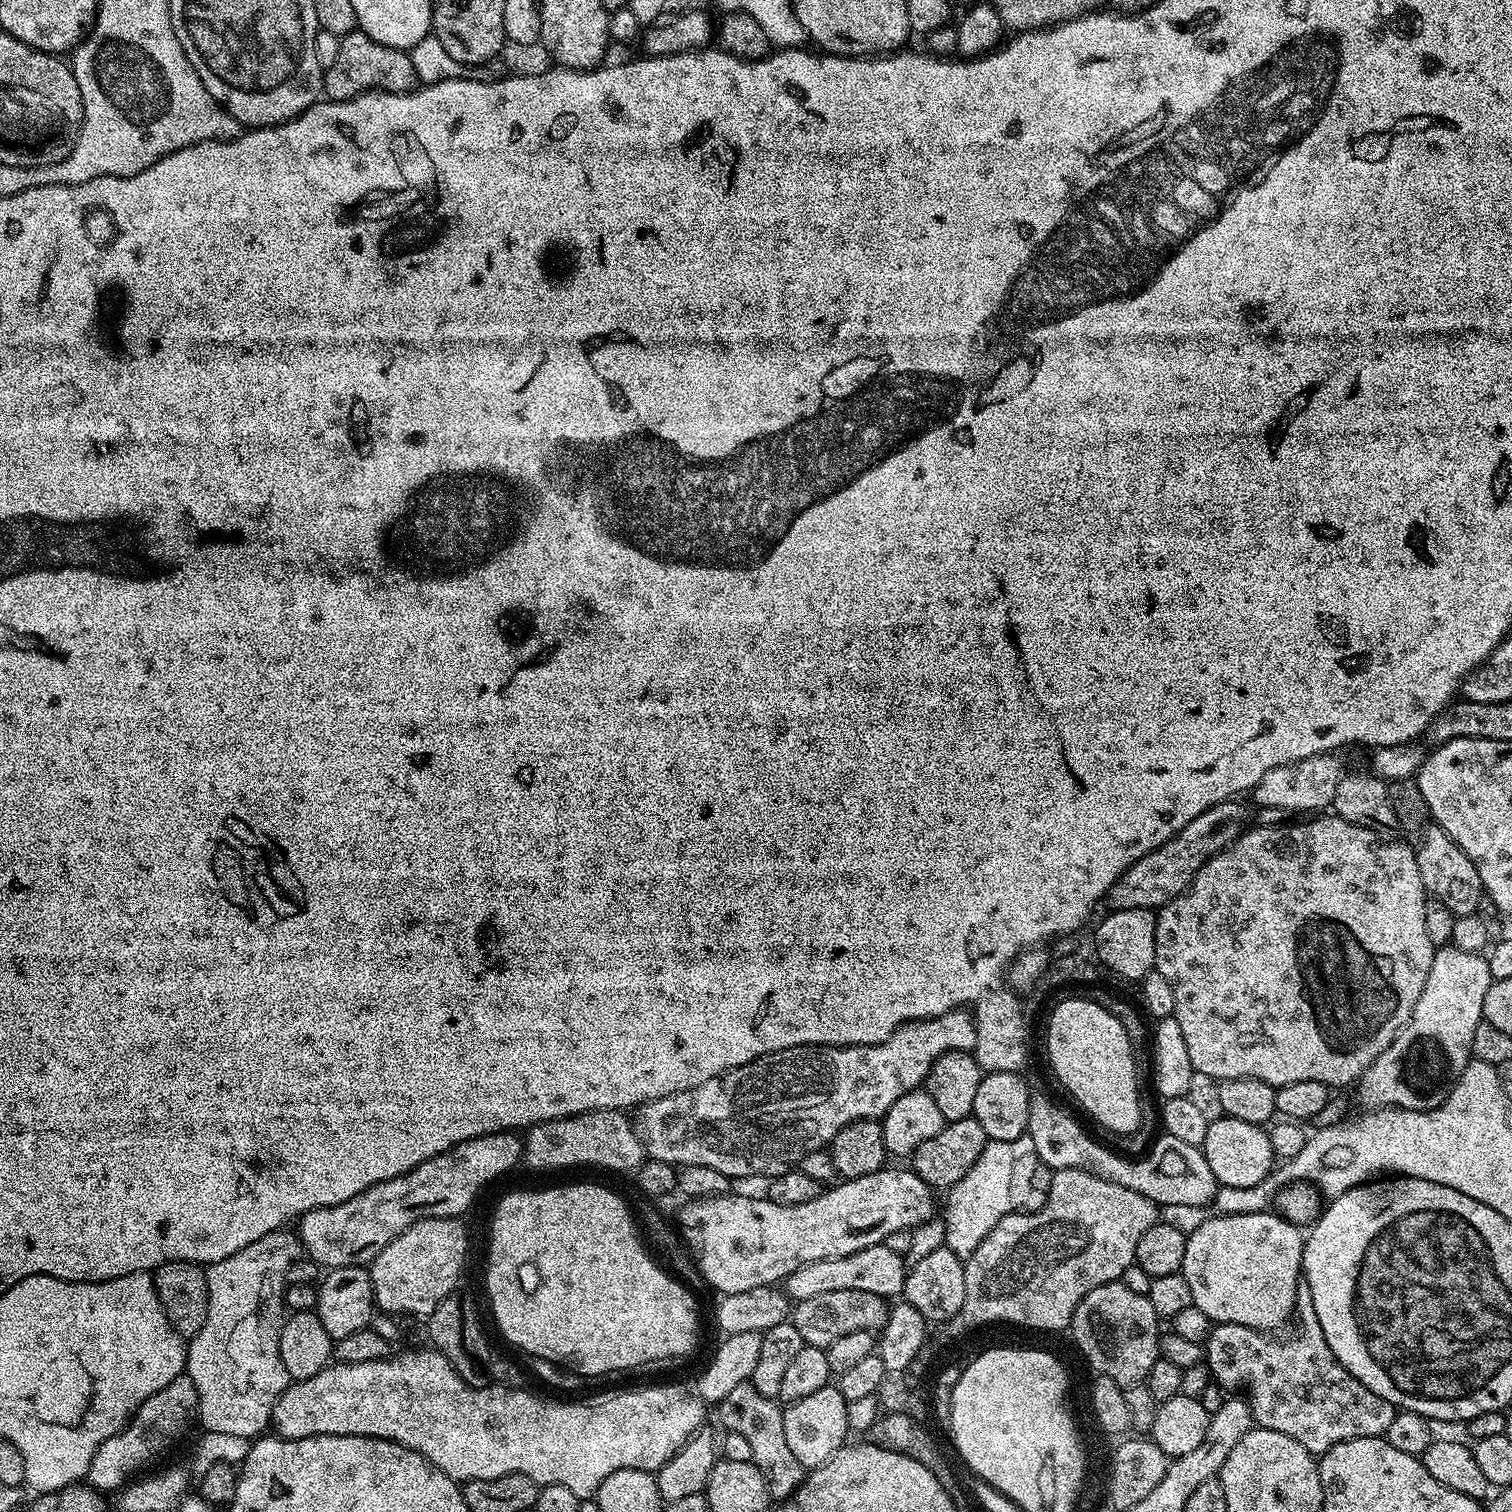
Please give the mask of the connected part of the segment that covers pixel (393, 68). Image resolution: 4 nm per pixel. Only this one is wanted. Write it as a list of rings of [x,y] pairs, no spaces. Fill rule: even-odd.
[[[347,32],[339,37],[332,61],[327,61],[322,72],[322,92],[328,100],[349,100],[364,92],[415,92],[416,61],[405,49],[382,46],[365,32]]]

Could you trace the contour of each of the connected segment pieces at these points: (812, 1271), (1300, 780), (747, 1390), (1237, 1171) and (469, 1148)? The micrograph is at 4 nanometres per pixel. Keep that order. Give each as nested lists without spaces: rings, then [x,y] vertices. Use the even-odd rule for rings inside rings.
[[[882,1243],[870,1246],[866,1250],[858,1250],[854,1254],[846,1254],[842,1258],[810,1262],[794,1270],[794,1274],[790,1274],[786,1281],[786,1292],[796,1302],[814,1298],[814,1294],[827,1294],[829,1290],[866,1290],[870,1294],[896,1298],[904,1291],[905,1275],[903,1255],[890,1250],[887,1243]]]
[[[1323,752],[1270,770],[1270,774],[1264,774],[1252,787],[1251,803],[1257,809],[1277,807],[1290,810],[1293,814],[1320,814],[1331,809],[1334,790],[1338,790],[1338,782],[1346,775],[1346,767],[1344,768],[1343,762],[1338,757],[1339,755]]]
[[[749,1382],[734,1386],[734,1390],[730,1390],[730,1394],[726,1394],[726,1398],[715,1405],[714,1412],[720,1415],[720,1424],[725,1433],[742,1434],[742,1438],[750,1442],[751,1461],[764,1475],[769,1497],[776,1502],[789,1499],[800,1487],[806,1470],[800,1465],[798,1458],[794,1458],[794,1453],[786,1443],[786,1433],[782,1426],[784,1408],[776,1400],[758,1394],[758,1390],[754,1390]]]
[[[1223,1115],[1219,1120],[1211,1121],[1202,1151],[1206,1162],[1210,1162],[1210,1170],[1214,1170],[1217,1185],[1226,1188],[1258,1186],[1258,1182],[1262,1182],[1274,1171],[1274,1157],[1267,1131],[1261,1125],[1242,1122],[1238,1118]]]
[[[515,1131],[495,1132],[489,1136],[479,1136],[473,1140],[462,1142],[458,1147],[451,1148],[449,1152],[443,1152],[418,1166],[414,1166],[414,1170],[410,1170],[404,1176],[390,1178],[386,1182],[378,1182],[346,1202],[335,1204],[329,1208],[315,1208],[305,1216],[299,1217],[298,1235],[303,1251],[317,1264],[328,1270],[345,1268],[355,1264],[371,1265],[372,1259],[387,1244],[394,1242],[394,1238],[398,1238],[398,1234],[402,1234],[402,1230],[406,1230],[414,1222],[426,1218],[442,1218],[443,1216],[463,1217],[463,1212],[475,1202],[476,1195],[491,1180],[506,1175],[516,1163],[519,1165],[523,1154],[523,1139]]]

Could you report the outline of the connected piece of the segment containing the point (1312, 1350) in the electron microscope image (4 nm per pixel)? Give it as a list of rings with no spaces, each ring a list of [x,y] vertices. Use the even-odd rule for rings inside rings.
[[[1303,1278],[1296,1287],[1294,1316],[1297,1324],[1292,1348],[1286,1341],[1271,1340],[1268,1337],[1271,1335],[1254,1328],[1216,1324],[1204,1344],[1213,1381],[1224,1390],[1248,1388],[1246,1399],[1253,1421],[1261,1428],[1278,1430],[1278,1434],[1294,1438],[1294,1442],[1313,1454],[1326,1453],[1338,1442],[1354,1438],[1383,1437],[1384,1432],[1390,1430],[1390,1422],[1394,1422],[1397,1408],[1386,1402],[1386,1398],[1378,1398],[1374,1390],[1366,1390],[1366,1386],[1334,1358],[1330,1346],[1326,1346],[1322,1326],[1318,1326],[1310,1282]]]

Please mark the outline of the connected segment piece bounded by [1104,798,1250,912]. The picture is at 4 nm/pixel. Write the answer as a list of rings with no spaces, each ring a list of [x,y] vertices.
[[[1233,798],[1210,806],[1210,810],[1198,814],[1194,822],[1187,824],[1177,836],[1167,840],[1158,850],[1134,862],[1134,866],[1130,866],[1108,891],[1104,899],[1106,908],[1115,912],[1130,909],[1159,910],[1178,898],[1178,894],[1188,889],[1198,870],[1202,870],[1202,866],[1223,848],[1229,848],[1249,827],[1249,805],[1239,804],[1240,802]]]

